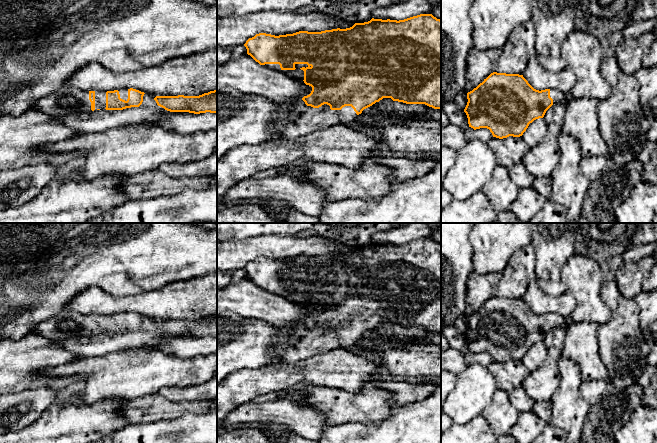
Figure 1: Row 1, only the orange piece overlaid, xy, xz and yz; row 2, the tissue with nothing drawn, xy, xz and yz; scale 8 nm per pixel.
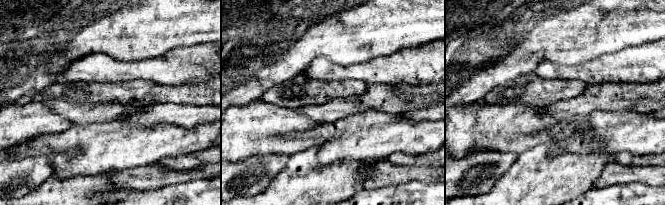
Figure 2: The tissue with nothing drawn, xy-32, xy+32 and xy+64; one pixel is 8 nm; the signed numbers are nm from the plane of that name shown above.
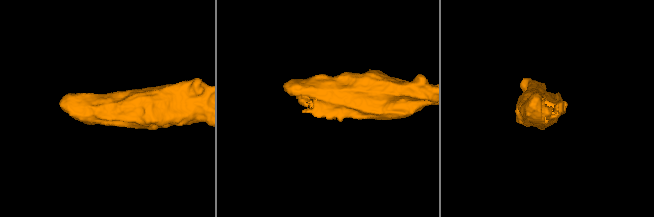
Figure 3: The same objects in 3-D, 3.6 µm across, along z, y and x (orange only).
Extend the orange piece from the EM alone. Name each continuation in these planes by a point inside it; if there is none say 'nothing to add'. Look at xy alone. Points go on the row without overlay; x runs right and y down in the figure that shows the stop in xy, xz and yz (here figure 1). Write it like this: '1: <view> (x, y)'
1: xy (123, 317)

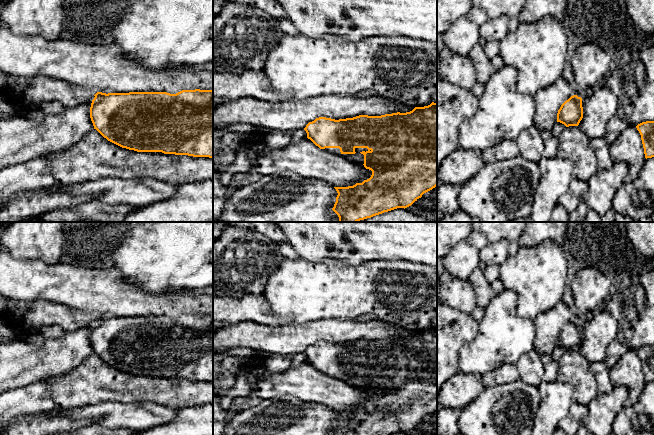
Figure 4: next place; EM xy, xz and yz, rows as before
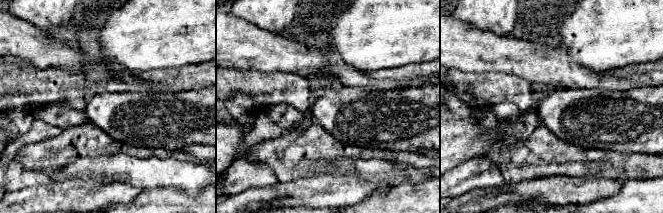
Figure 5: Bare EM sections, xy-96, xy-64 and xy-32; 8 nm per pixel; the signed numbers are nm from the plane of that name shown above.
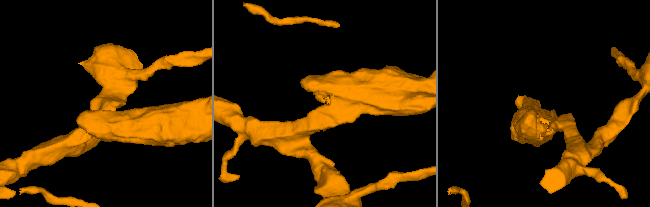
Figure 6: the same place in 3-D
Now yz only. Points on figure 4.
nothing to add

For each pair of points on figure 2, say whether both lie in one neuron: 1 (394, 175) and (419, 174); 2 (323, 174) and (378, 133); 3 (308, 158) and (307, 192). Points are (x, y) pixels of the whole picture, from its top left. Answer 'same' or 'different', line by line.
1: same
2: different
3: same

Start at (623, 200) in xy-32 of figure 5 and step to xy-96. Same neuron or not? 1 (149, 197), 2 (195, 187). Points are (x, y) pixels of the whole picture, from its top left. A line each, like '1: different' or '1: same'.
1: same
2: different

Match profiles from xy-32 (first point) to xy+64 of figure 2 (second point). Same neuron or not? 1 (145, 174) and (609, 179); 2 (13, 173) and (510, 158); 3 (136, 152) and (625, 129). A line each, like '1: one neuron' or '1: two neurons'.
1: one neuron
2: one neuron
3: one neuron

